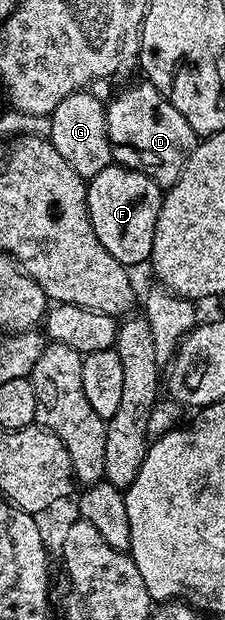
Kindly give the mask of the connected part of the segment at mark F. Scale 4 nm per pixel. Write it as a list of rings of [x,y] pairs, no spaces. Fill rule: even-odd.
[[[113,162],[102,170],[102,174],[91,177],[87,186],[90,226],[94,226],[98,242],[102,242],[102,246],[106,246],[106,250],[122,265],[133,266],[143,260],[145,263],[152,254],[154,230],[160,213],[160,185],[138,170]]]

